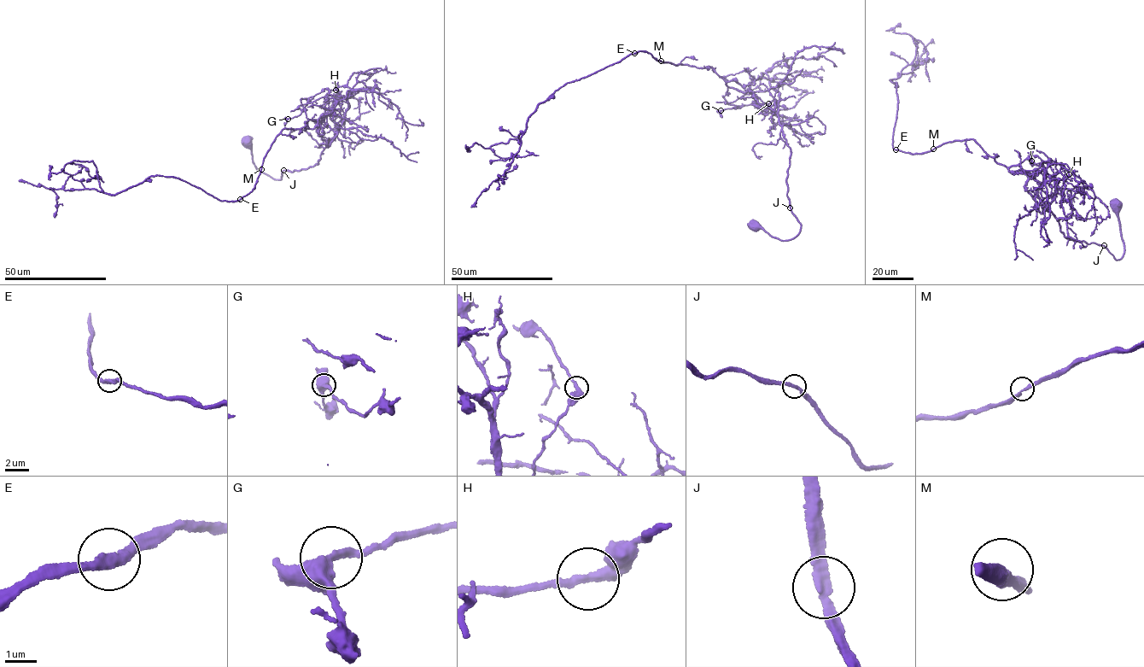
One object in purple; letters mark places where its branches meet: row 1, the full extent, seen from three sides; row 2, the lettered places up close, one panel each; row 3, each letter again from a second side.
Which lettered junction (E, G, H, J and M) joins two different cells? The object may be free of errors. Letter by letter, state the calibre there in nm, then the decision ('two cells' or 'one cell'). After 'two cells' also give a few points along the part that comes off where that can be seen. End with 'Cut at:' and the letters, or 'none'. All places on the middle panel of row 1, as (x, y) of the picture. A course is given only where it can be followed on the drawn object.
E: 320 nm thick; one cell
G: 440 nm thick; one cell
H: 300 nm thick; one cell
J: 280 nm thick; one cell
M: 280 nm thick; one cell
Cut at: none

